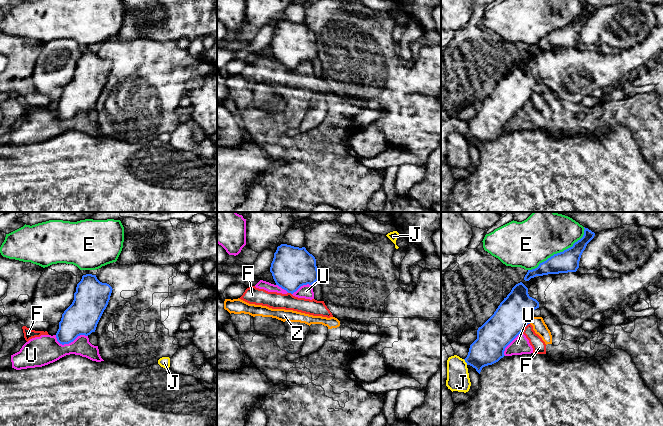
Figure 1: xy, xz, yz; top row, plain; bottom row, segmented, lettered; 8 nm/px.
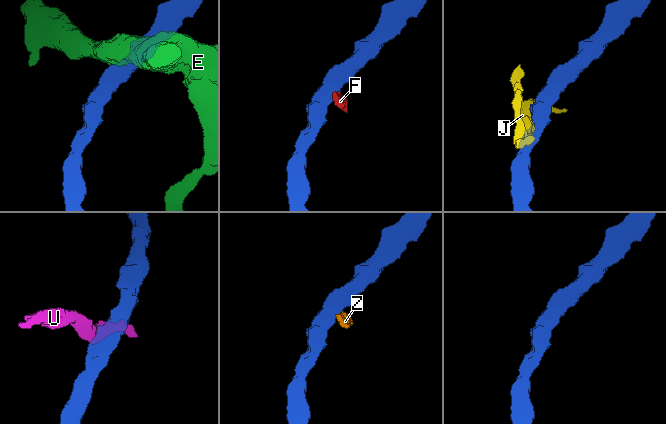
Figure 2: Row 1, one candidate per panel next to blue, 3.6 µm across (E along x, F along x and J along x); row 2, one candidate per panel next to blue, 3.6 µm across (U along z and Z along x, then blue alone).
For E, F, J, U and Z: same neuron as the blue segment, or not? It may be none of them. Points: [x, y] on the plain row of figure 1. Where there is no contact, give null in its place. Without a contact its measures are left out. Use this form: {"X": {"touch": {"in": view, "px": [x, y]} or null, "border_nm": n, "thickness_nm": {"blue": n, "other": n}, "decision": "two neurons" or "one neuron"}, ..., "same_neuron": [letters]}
{"E": {"touch": {"in": "yz", "px": [560, 28]}, "border_nm": 550, "thickness_nm": {"blue": 180, "other": 340}, "decision": "two neurons"}, "F": {"touch": {"in": "yz", "px": [524, 103]}, "border_nm": 100, "thickness_nm": {"blue": 280, "other": 110}, "decision": "two neurons"}, "J": {"touch": {"in": "yz", "px": [465, 137]}, "border_nm": 60, "thickness_nm": {"blue": 240, "other": 180}, "decision": "two neurons"}, "U": {"touch": {"in": "xy", "px": [70, 118]}, "border_nm": 260, "thickness_nm": {"blue": 280, "other": 240}, "decision": "two neurons"}, "Z": {"touch": {"in": "yz", "px": [530, 96]}, "border_nm": 70, "thickness_nm": {"blue": 280, "other": 110}, "decision": "two neurons"}, "same_neuron": []}

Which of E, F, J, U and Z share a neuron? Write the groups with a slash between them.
E / F U Z / J

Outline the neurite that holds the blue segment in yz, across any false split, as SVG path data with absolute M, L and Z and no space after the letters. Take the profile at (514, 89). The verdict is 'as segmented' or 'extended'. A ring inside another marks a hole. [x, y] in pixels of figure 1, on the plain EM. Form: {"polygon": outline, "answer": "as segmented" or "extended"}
{"polygon": "M522 59L516 60L506 74L500 79L494 90L477 106L477 115L470 121L467 141L480 150L483 143L492 141L503 134L505 124L531 99L533 87L539 84L539 78L530 73L528 64Z", "answer": "as segmented"}

